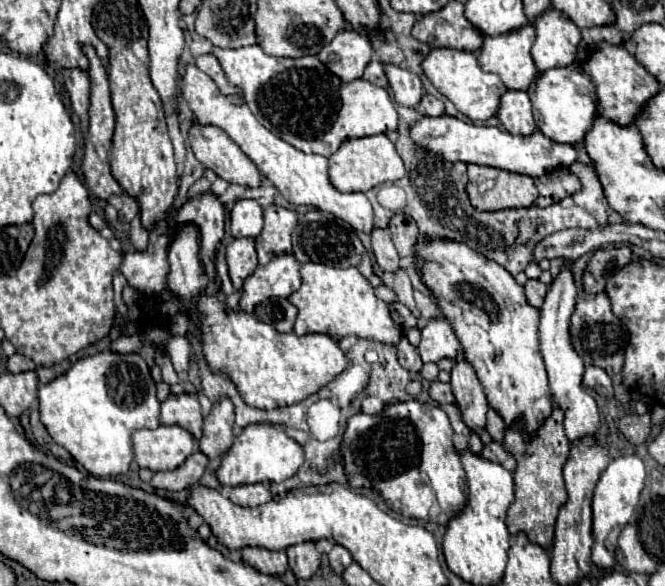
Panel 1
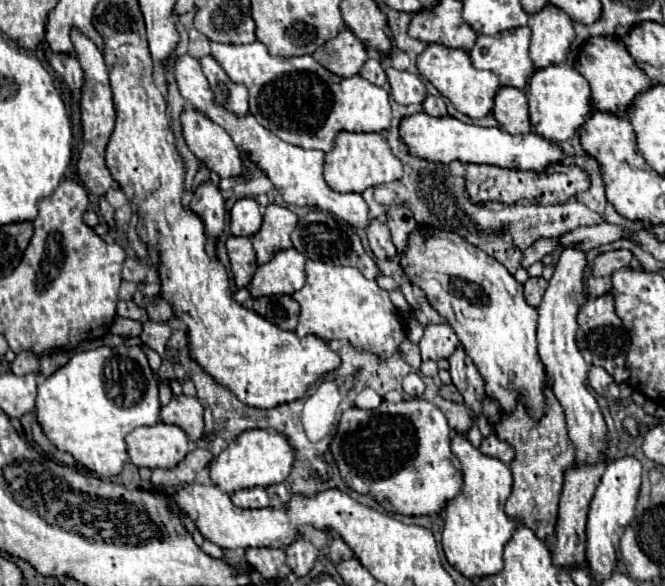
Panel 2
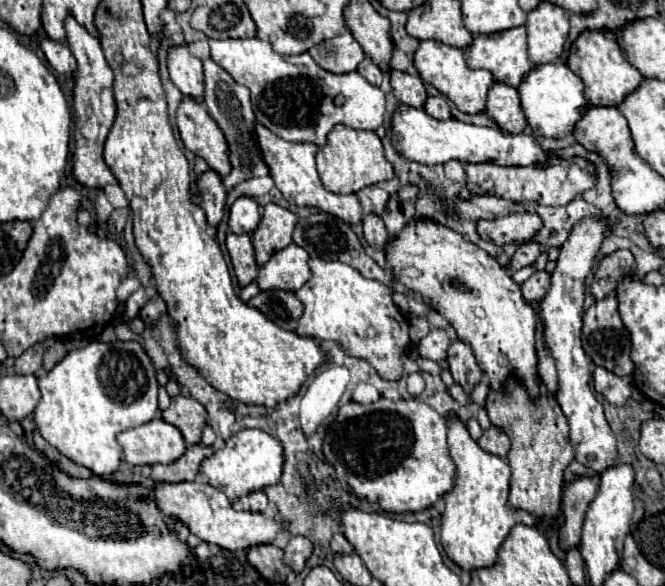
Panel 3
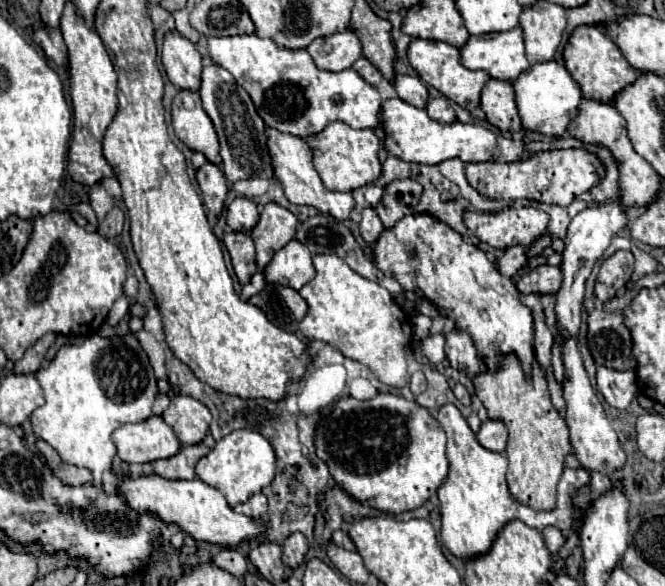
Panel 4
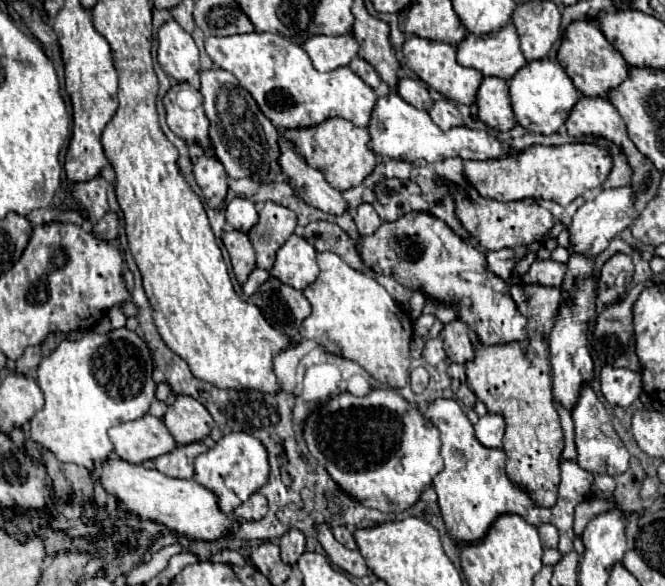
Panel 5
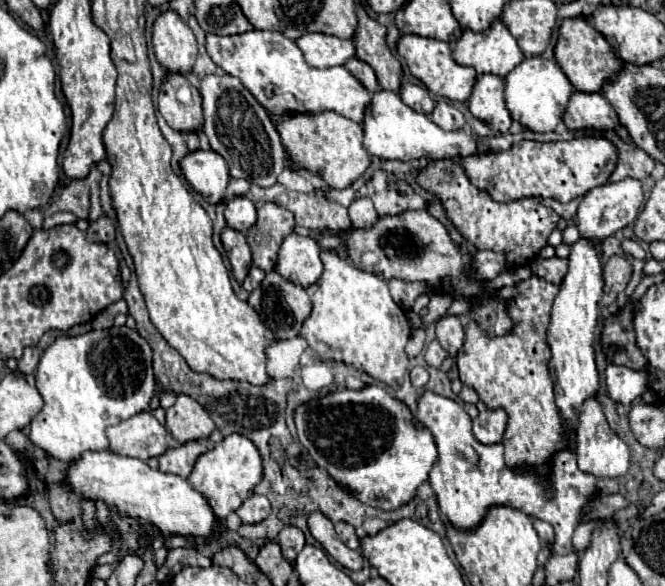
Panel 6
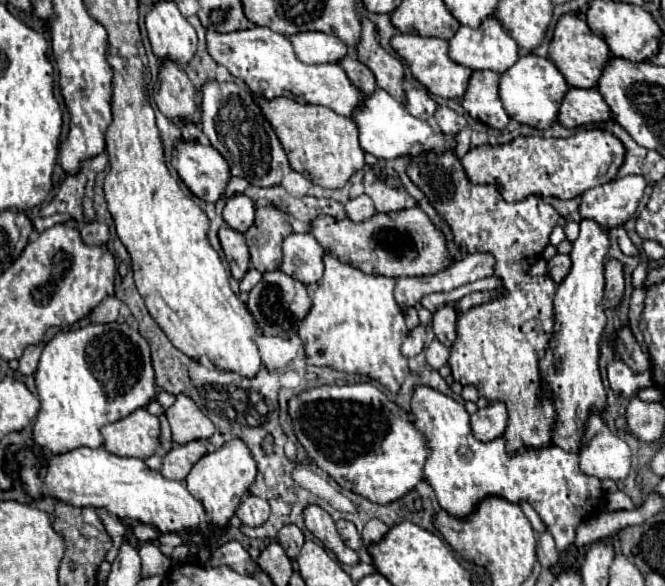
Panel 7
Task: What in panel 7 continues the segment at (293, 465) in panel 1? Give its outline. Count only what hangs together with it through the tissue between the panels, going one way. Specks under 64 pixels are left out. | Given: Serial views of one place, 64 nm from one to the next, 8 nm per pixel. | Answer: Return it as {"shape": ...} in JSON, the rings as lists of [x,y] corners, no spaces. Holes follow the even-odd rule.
{"shape":[[[234,438],[228,444],[224,444],[220,450],[202,456],[190,470],[186,486],[188,486],[190,494],[194,494],[194,498],[198,498],[202,502],[210,522],[218,528],[224,528],[230,522],[230,518],[234,516],[240,498],[248,492],[254,478],[256,478],[256,462],[254,462],[248,446],[242,440]]]}

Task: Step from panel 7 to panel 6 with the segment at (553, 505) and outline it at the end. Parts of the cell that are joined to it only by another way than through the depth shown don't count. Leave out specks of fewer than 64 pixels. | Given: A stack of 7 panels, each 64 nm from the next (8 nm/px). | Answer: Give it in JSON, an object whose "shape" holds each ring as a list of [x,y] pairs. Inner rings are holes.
{"shape":[[[430,390],[420,394],[416,418],[432,432],[438,448],[438,462],[432,466],[428,482],[438,498],[440,512],[448,522],[456,528],[470,530],[482,522],[490,506],[512,506],[552,524],[556,554],[570,554],[574,550],[572,532],[580,522],[584,506],[596,498],[596,478],[578,468],[576,452],[566,448],[554,452],[546,474],[538,474],[526,466],[508,468],[504,462],[504,446],[500,442],[490,446],[478,442],[472,434],[472,420],[464,406]],[[550,486],[554,490],[552,496],[548,494]]]}

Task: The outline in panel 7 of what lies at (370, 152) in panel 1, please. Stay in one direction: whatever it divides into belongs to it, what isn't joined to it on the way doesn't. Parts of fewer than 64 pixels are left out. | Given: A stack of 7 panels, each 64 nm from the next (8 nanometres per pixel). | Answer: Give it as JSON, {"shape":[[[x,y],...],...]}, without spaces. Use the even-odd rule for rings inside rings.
{"shape":[[[254,96],[262,114],[272,124],[278,140],[290,160],[292,170],[306,176],[312,184],[322,188],[342,188],[350,176],[360,170],[364,162],[364,150],[358,144],[358,128],[354,120],[340,116],[324,106],[296,102],[294,98],[260,98]]]}

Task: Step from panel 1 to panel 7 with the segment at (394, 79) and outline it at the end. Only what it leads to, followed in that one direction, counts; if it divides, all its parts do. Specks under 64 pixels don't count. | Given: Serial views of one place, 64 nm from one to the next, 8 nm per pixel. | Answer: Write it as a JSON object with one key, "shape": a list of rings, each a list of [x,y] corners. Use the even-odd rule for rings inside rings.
{"shape":[[[410,88],[406,90],[406,110],[414,114],[416,118],[428,120],[434,116],[438,104],[430,98],[430,94],[424,88]]]}

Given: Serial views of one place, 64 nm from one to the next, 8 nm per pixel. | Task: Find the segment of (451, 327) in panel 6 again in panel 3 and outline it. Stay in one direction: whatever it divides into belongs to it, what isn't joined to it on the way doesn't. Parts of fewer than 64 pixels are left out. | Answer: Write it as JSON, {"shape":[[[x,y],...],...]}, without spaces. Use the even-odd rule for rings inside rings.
{"shape":[[[454,340],[448,346],[448,364],[454,380],[462,384],[466,392],[470,392],[472,386],[482,380],[482,370],[472,354],[472,348],[462,340]]]}

